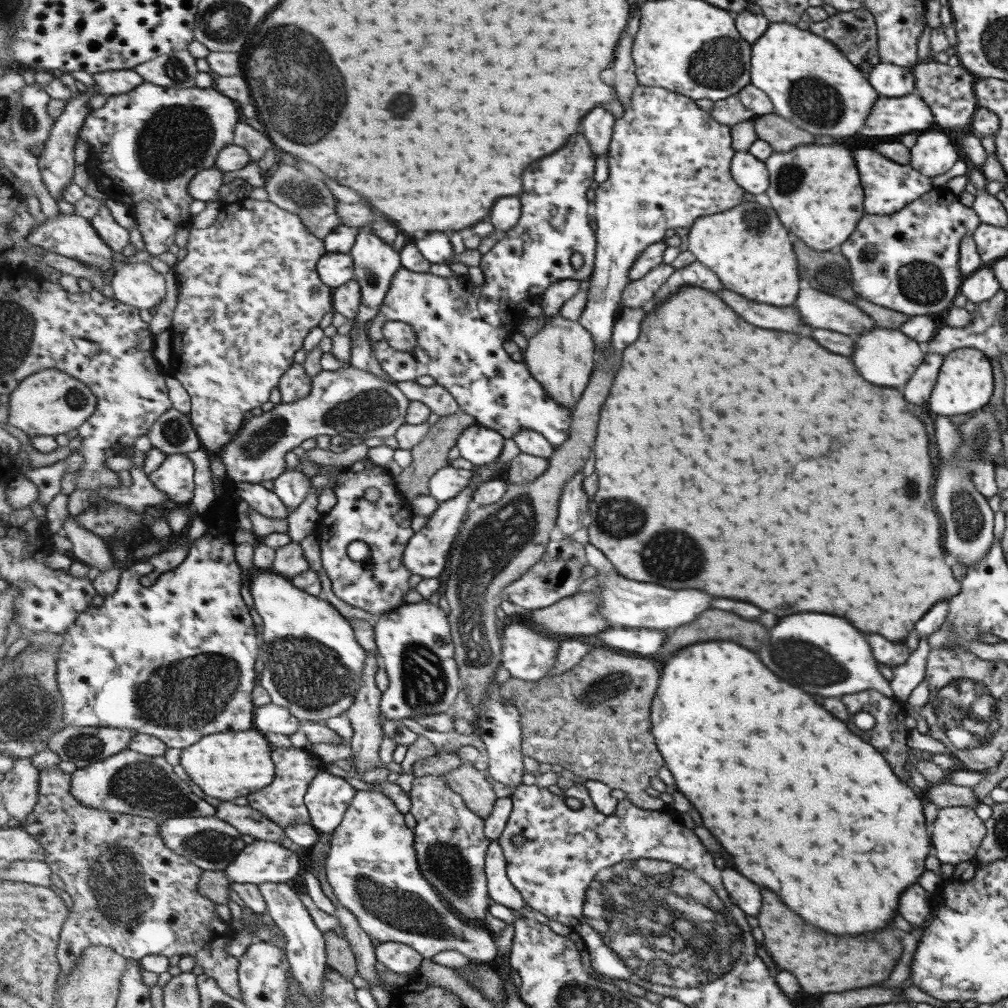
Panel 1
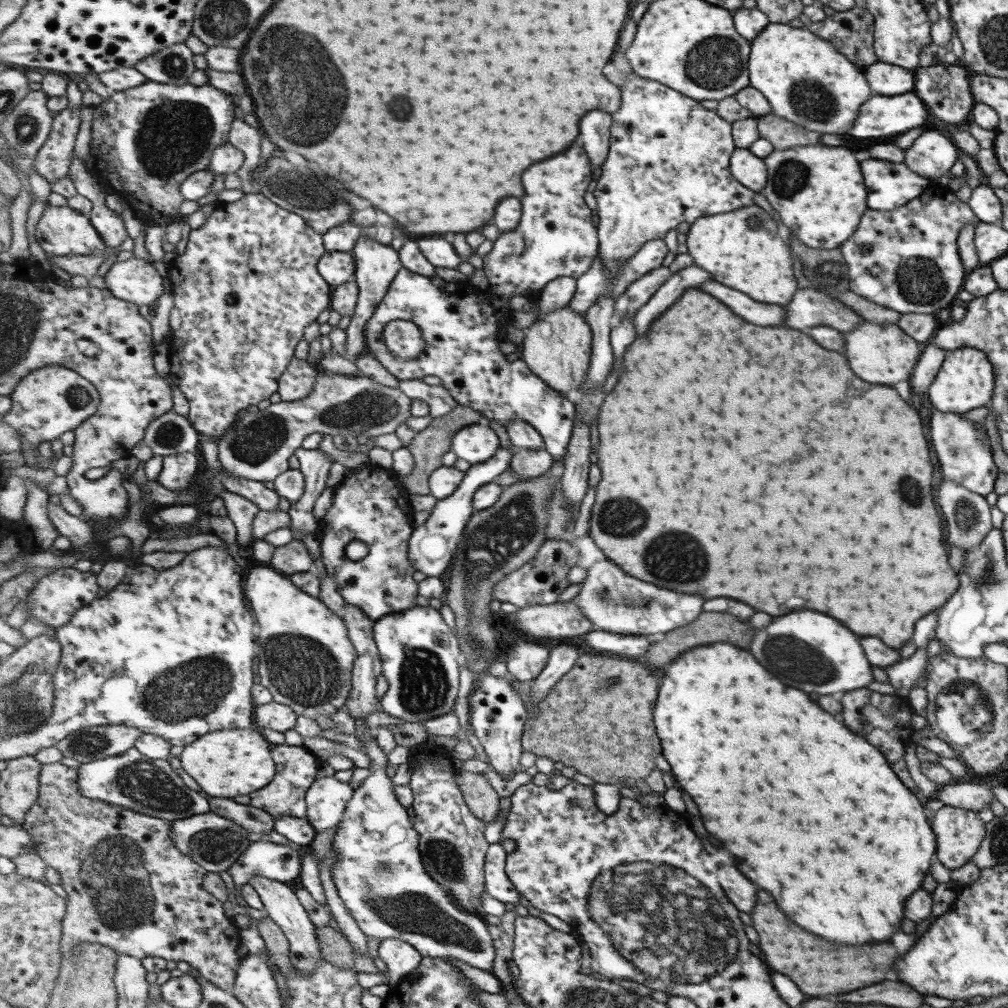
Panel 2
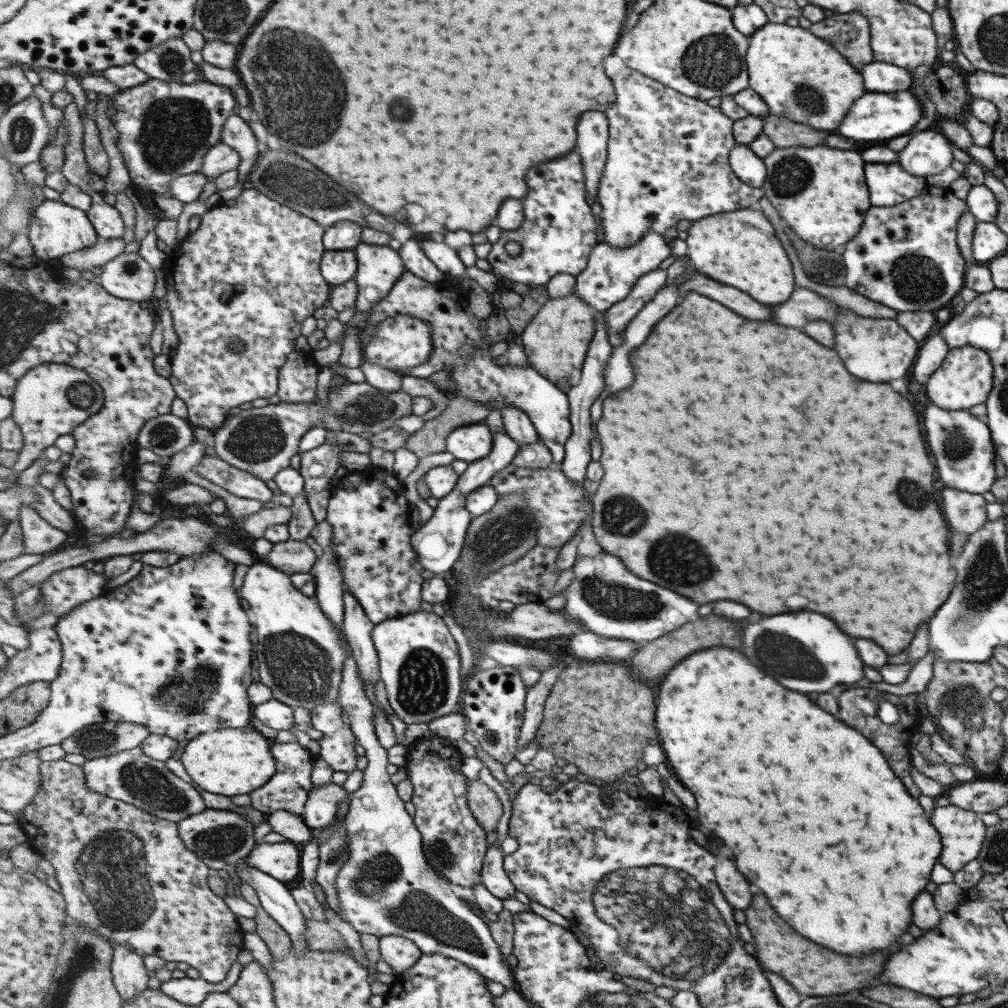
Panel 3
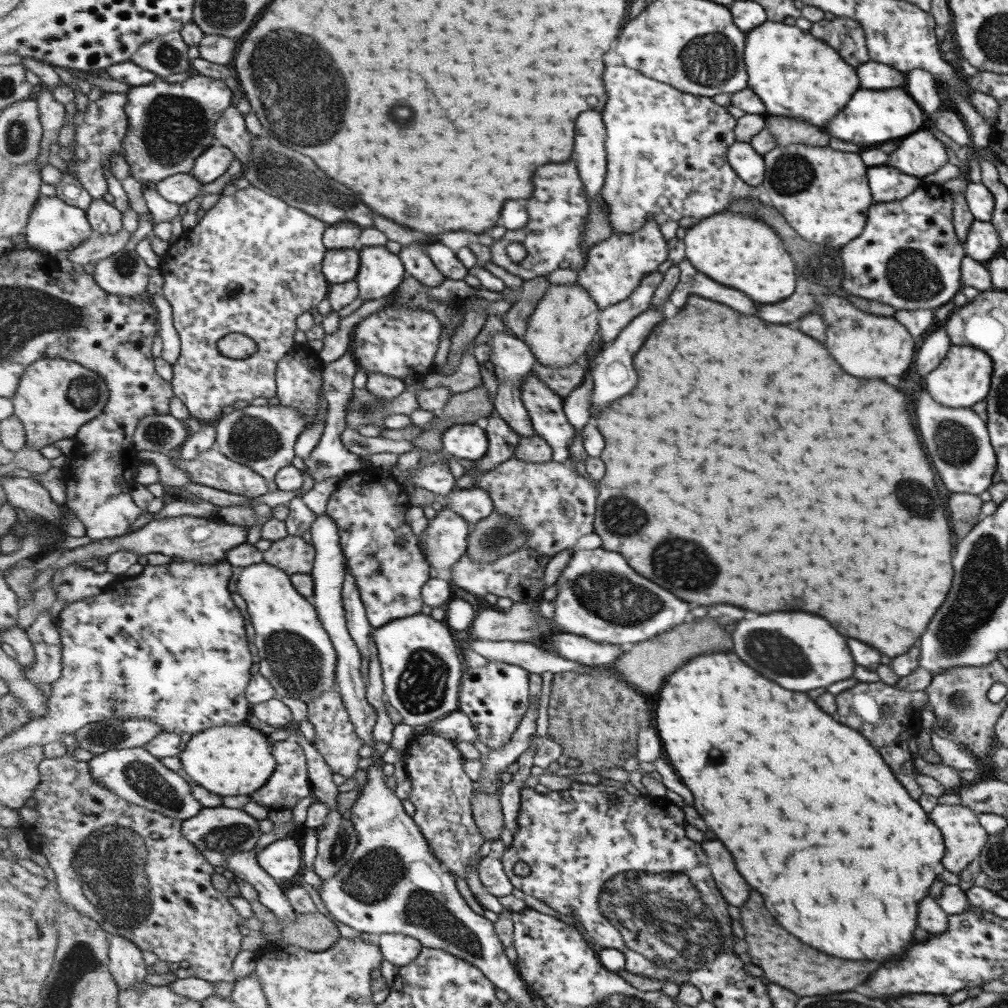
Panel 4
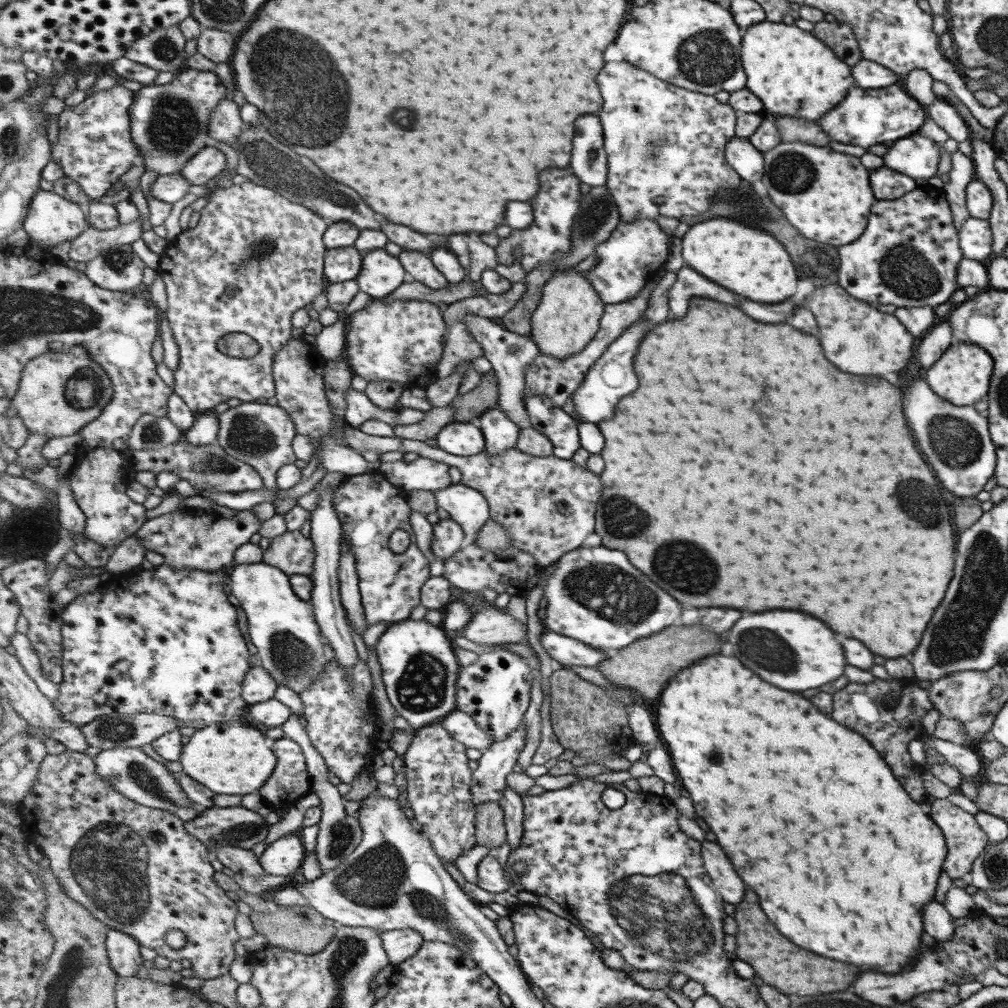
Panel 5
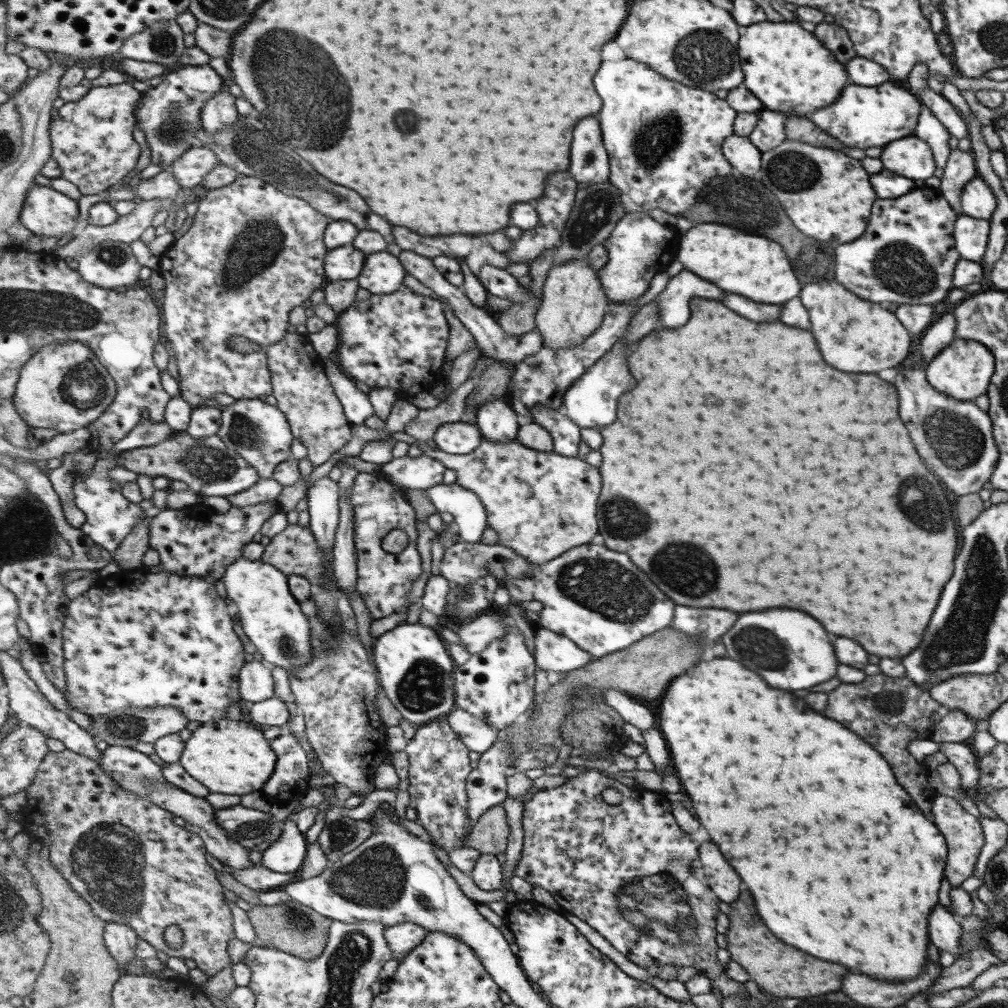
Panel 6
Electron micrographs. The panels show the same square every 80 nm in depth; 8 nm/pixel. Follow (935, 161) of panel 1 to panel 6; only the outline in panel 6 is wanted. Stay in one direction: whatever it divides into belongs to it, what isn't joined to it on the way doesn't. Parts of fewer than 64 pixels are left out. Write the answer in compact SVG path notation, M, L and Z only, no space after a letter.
M915 136L889 142L881 152L881 162L885 170L913 182L930 178L936 168L929 145Z

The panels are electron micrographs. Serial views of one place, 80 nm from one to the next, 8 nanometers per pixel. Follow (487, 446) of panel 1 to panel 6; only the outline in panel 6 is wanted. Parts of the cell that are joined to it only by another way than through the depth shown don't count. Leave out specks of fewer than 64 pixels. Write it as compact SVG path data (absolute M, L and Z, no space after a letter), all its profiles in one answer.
M463 420L441 425L433 438L437 448L450 455L475 453L483 439L478 425Z

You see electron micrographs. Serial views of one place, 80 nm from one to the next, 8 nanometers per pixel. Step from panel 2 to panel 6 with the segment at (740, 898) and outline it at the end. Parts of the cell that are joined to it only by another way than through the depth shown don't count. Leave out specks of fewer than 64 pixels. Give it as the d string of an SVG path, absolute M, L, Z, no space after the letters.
M705 842L701 846L700 858L708 876L708 885L719 895L721 901L729 904L735 902L741 896L743 882L735 868L721 854L719 846L713 842Z

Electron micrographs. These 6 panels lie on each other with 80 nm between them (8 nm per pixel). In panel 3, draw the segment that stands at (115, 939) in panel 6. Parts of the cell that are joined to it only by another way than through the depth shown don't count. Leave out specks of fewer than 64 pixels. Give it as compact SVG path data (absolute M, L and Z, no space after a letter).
M115 944L112 971L116 989L124 1002L132 1002L149 986L149 969L144 957L133 949L133 944Z

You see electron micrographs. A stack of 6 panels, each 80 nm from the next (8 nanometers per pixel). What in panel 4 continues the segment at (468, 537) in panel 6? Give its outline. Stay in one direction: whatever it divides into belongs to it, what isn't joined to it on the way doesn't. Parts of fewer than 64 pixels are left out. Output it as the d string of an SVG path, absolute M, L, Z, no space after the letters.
M477 486L465 490L455 488L451 494L440 499L445 506L449 505L456 513L466 518L471 527L487 518L495 508L491 493Z

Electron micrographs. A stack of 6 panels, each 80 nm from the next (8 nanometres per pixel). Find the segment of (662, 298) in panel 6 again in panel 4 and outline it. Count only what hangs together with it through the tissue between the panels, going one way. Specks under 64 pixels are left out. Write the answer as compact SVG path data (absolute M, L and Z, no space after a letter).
M686 256L679 265L683 276L681 276L681 282L677 284L677 288L673 292L673 304L675 306L683 308L691 294L699 294L703 298L733 306L735 310L741 310L743 314L755 314L755 304L743 292L739 292L735 288L727 288L727 286L711 280L709 276L701 274L699 270L695 270L695 266L687 260Z

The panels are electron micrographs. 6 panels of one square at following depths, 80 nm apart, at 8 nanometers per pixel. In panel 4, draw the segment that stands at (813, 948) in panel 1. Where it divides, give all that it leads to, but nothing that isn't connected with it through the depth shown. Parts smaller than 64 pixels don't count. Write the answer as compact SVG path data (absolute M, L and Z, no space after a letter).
M753 890L749 894L749 902L741 906L741 923L745 932L744 940L747 942L748 962L759 966L767 980L779 982L787 990L791 990L797 996L815 996L815 994L829 994L829 992L847 992L857 984L863 984L867 976L871 974L869 964L871 962L845 962L841 958L833 958L829 954L823 954L819 950L809 948L807 944L801 944L797 938L787 934L775 918L765 910L761 894Z

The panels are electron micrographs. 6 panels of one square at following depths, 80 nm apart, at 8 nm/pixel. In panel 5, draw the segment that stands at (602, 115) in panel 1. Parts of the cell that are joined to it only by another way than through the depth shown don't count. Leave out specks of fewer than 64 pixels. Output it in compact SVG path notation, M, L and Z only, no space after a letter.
M585 114L577 120L571 168L577 170L577 177L586 188L606 186L609 164L604 126L599 116Z

